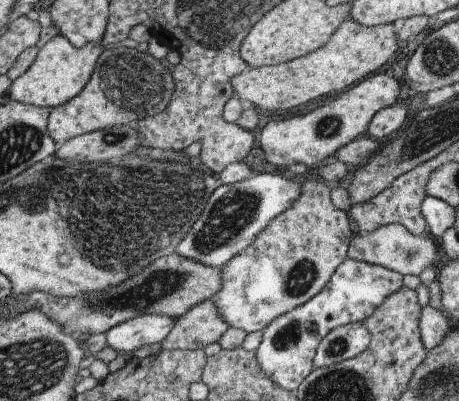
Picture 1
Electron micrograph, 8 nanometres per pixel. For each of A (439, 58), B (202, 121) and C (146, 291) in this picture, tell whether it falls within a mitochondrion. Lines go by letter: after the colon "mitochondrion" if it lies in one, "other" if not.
A: mitochondrion
B: other
C: mitochondrion

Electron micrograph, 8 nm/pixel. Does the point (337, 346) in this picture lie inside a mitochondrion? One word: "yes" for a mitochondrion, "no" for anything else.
yes

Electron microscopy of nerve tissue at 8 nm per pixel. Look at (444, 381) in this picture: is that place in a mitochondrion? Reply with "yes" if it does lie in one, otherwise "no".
yes

